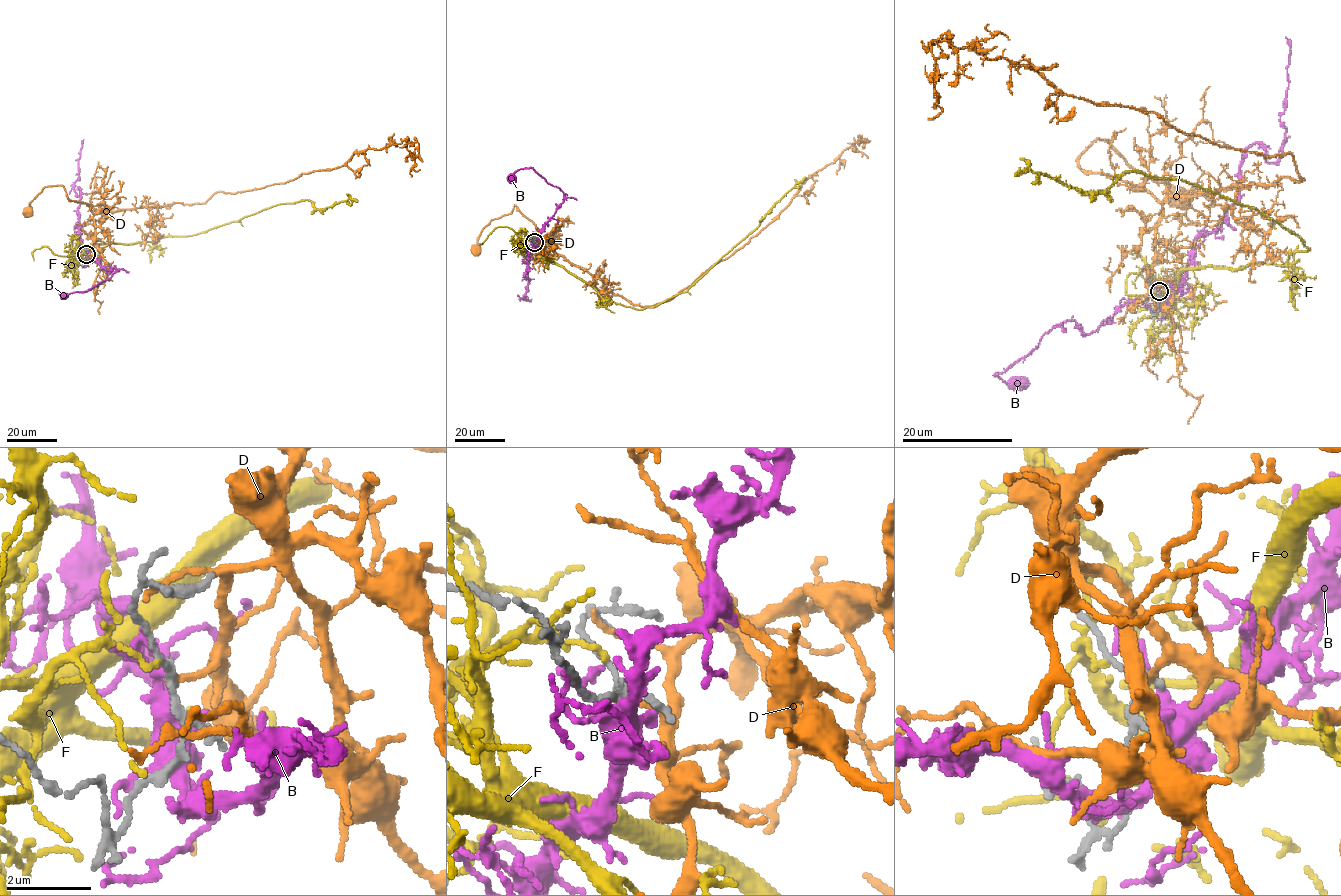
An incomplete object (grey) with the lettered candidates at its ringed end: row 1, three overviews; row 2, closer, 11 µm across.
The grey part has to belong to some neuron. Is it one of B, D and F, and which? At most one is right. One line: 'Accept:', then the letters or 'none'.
Accept: none

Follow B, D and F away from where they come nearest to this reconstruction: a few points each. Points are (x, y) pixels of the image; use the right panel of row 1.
B: (1160, 293), (1182, 279), (1193, 244), (1236, 201), (1241, 154), (1258, 143), (1269, 162), (1281, 155), (1285, 36)
D: (1160, 293), (1150, 267), (1162, 205), (1140, 187), (1085, 172), (1079, 154), (1096, 139), (1106, 140), (1176, 197)
F: (1155, 292), (1184, 270), (1309, 249), (1182, 180), (1125, 172), (1078, 191), (1015, 176)

